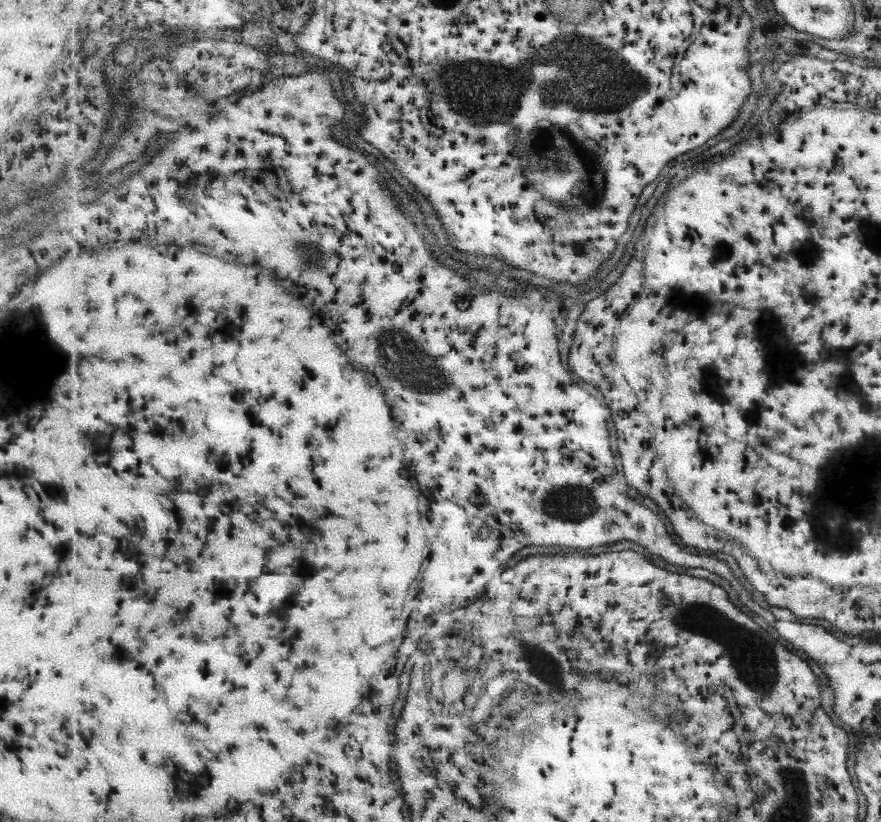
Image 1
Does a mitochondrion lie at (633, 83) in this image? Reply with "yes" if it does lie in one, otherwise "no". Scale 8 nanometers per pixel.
no

